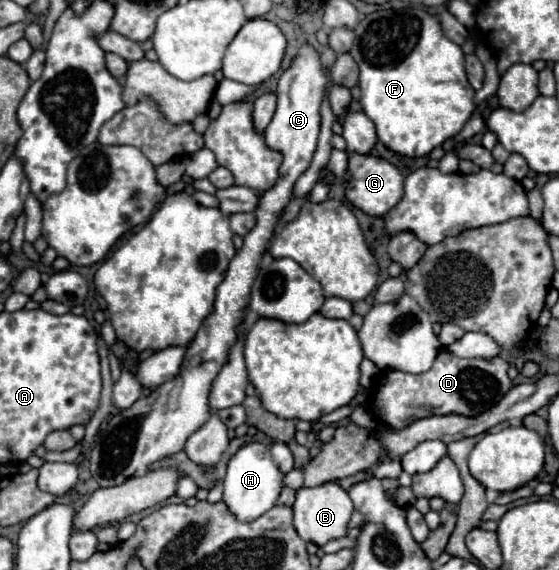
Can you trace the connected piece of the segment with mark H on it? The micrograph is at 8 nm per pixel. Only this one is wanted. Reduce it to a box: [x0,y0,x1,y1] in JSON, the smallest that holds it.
[223,442,283,522]

